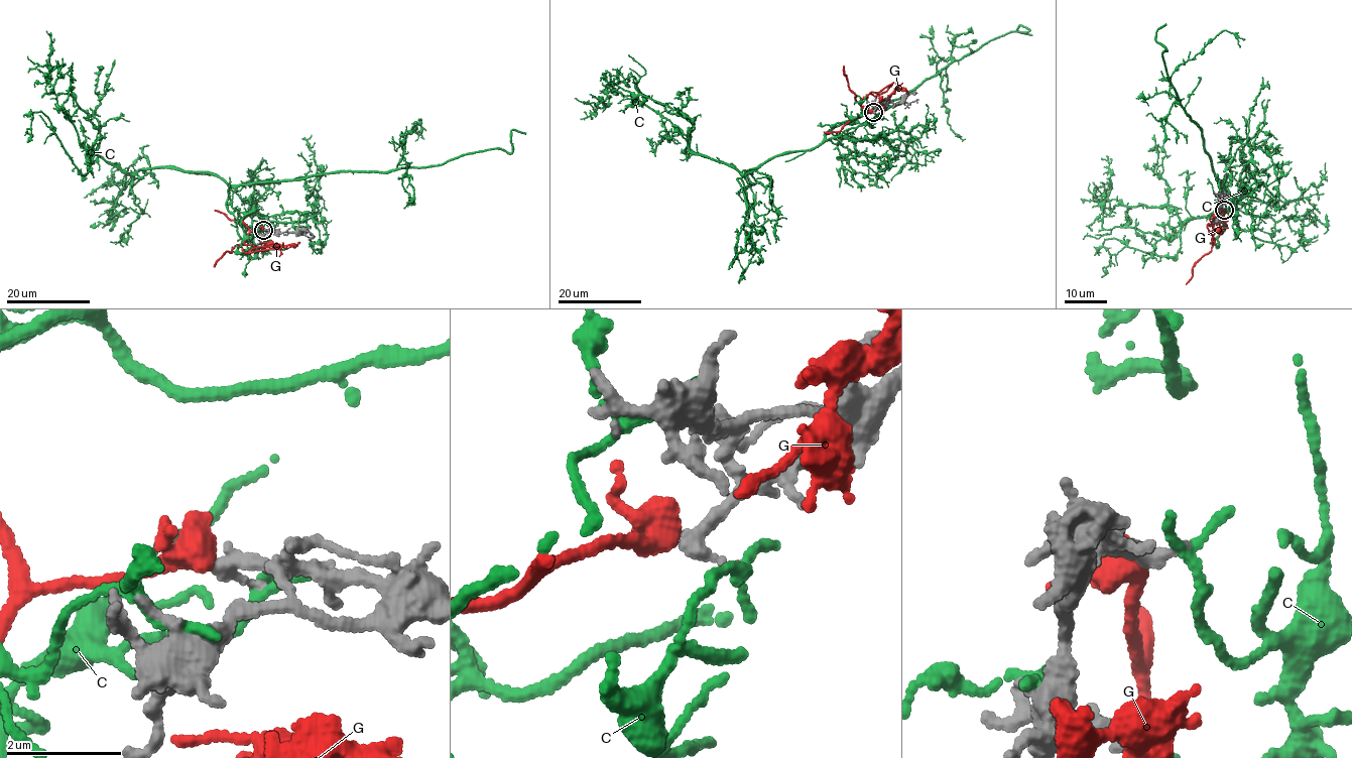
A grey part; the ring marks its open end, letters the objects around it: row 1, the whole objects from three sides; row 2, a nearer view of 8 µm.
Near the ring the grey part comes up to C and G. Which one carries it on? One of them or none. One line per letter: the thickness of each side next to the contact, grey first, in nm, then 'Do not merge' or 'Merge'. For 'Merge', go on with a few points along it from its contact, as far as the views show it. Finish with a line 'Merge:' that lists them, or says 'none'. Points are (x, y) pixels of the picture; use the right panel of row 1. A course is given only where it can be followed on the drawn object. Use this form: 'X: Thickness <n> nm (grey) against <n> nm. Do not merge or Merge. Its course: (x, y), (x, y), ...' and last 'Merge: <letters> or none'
C: Thickness 240 nm (grey) against 260 nm. Do not merge
G: Thickness 320 nm (grey) against 440 nm. Merge. Its course: (1223, 210), (1225, 225), (1211, 251), (1195, 264), (1186, 284)
Merge: G

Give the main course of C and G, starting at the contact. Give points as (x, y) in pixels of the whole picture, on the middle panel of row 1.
C: (876, 114), (744, 173), (697, 154), (690, 137), (633, 98), (612, 91), (581, 118)
G: (873, 112), (863, 114), (850, 92), (844, 66)

